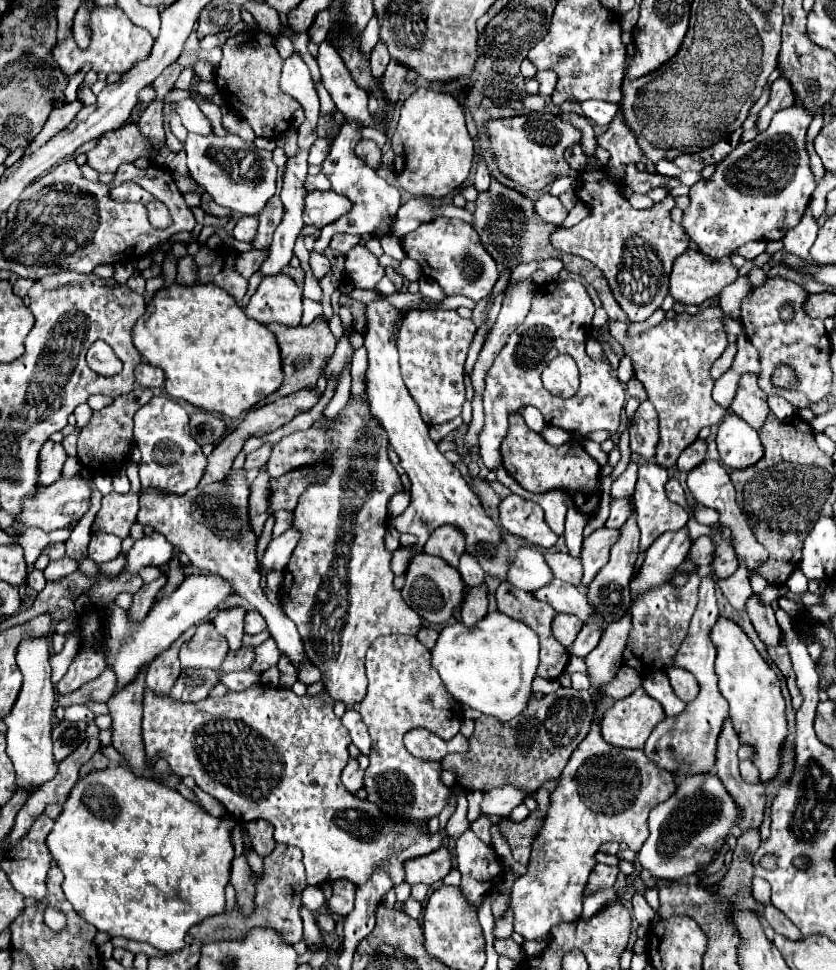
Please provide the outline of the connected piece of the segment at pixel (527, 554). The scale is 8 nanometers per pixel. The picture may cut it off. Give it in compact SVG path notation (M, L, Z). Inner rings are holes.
M519 547L507 571L507 583L523 591L537 591L553 579L543 555L531 547Z

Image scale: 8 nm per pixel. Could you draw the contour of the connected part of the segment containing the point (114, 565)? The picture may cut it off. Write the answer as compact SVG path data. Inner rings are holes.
M117 557L117 559L113 559L111 563L103 563L103 565L99 565L99 573L103 573L103 577L107 575L117 575L119 571L121 571L121 567L123 567L123 563L125 563L125 557Z

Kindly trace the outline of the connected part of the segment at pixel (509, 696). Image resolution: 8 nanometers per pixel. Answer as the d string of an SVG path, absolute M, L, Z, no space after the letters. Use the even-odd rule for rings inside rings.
M501 611L487 613L473 627L463 623L447 625L431 649L431 665L437 669L447 691L461 703L495 715L503 723L519 715L531 697L531 681L539 663L539 639L525 625Z

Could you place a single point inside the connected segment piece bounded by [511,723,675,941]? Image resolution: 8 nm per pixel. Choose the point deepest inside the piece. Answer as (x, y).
(606, 793)

